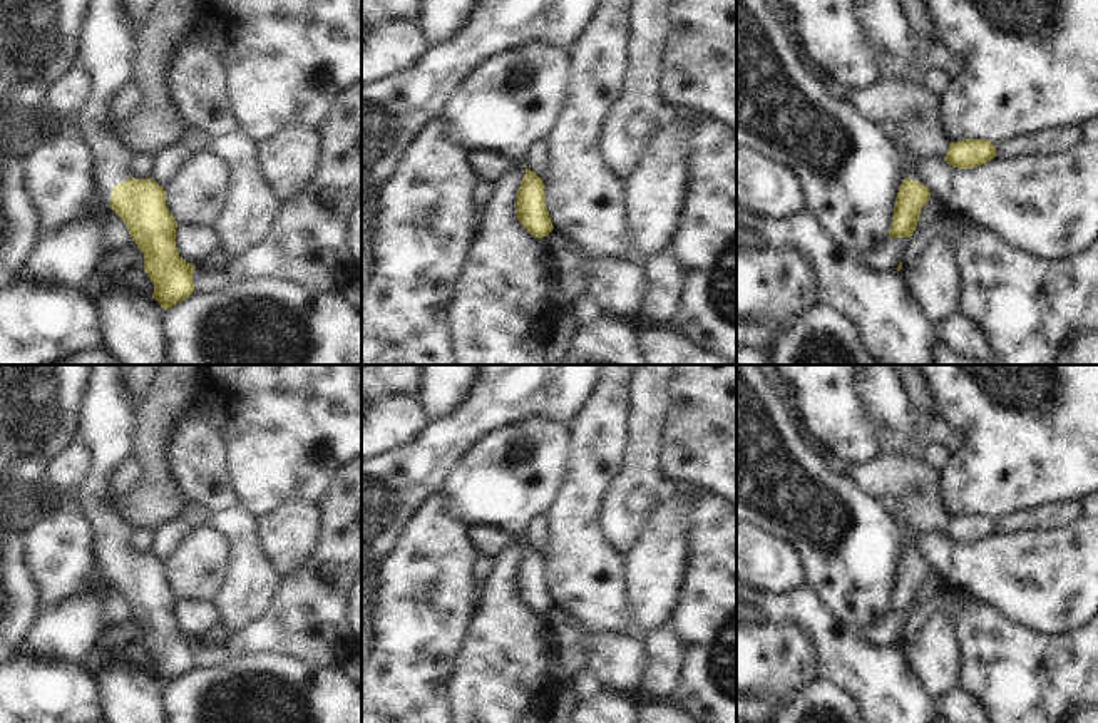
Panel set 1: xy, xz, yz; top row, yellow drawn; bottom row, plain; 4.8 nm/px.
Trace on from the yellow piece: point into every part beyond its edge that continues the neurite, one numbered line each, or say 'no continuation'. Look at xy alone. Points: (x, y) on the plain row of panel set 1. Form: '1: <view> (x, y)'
1: xy (106, 420)

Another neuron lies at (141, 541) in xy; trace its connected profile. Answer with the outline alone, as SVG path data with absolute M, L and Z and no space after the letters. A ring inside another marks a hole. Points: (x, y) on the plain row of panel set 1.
M134 531L131 547L136 554L149 554L152 549L154 531Z

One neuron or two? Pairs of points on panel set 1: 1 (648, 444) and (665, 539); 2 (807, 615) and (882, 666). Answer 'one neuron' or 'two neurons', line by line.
1: two neurons
2: one neuron

